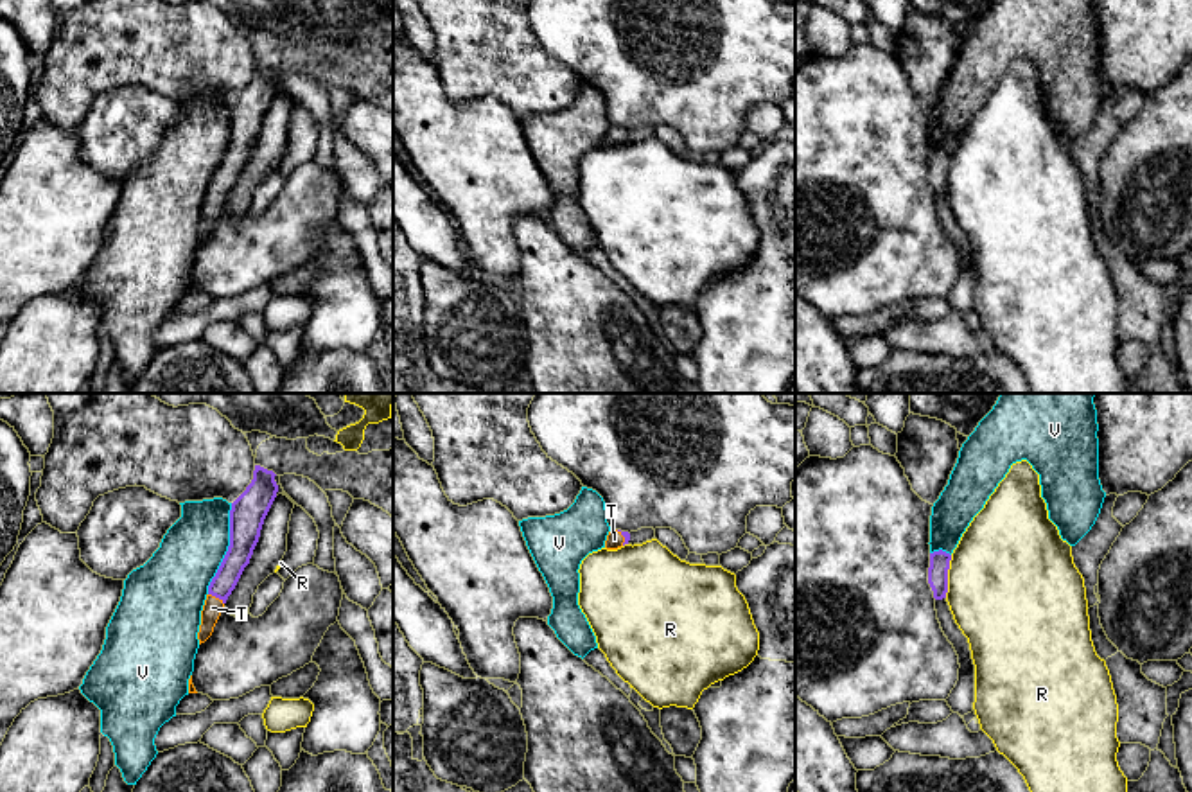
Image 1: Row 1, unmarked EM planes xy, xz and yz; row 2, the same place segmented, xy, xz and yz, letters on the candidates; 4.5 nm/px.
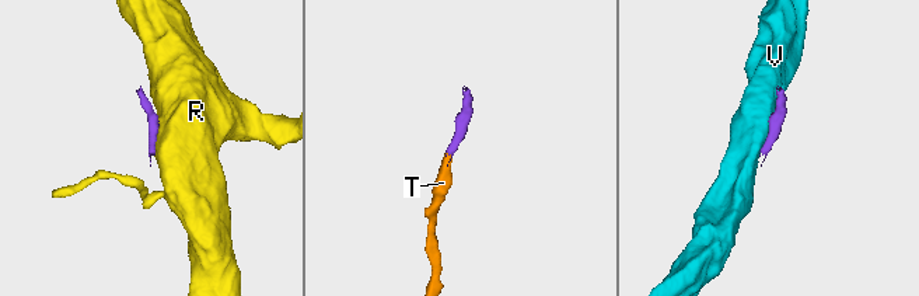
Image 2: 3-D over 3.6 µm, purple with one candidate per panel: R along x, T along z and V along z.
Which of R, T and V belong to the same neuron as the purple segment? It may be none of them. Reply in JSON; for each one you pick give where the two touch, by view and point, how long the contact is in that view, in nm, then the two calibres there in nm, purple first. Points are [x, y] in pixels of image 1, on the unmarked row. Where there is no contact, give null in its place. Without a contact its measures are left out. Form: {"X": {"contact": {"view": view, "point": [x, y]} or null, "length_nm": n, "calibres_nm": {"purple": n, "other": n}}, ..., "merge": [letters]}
{"T": {"contact": {"view": "xy", "point": [216, 194]}, "length_nm": 90, "calibres_nm": {"purple": 110, "other": 90}}, "merge": ["T"]}

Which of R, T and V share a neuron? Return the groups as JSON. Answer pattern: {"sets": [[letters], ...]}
{"sets": [["R"], ["T"], ["V"]]}

